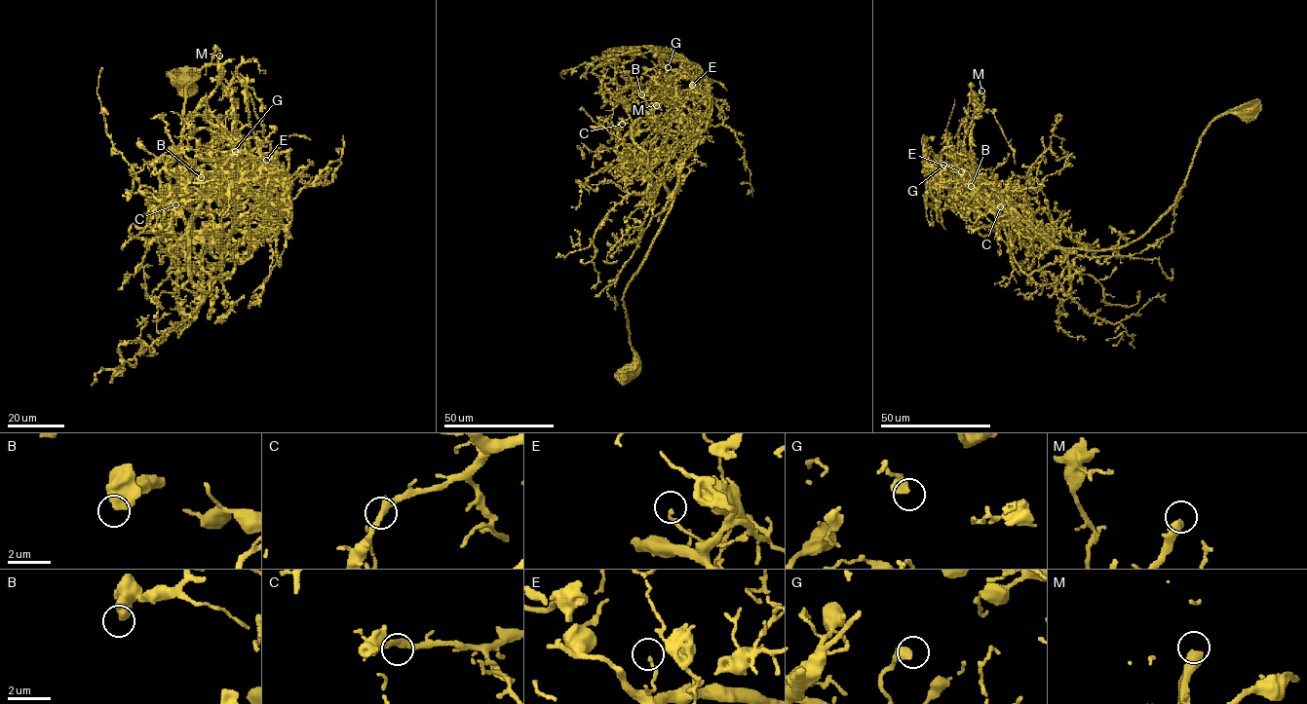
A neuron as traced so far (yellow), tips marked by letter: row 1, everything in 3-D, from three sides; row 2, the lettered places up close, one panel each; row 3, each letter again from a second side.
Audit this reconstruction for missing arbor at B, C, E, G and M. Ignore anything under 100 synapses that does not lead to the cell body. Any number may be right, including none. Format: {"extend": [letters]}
{"extend": ["M"]}

